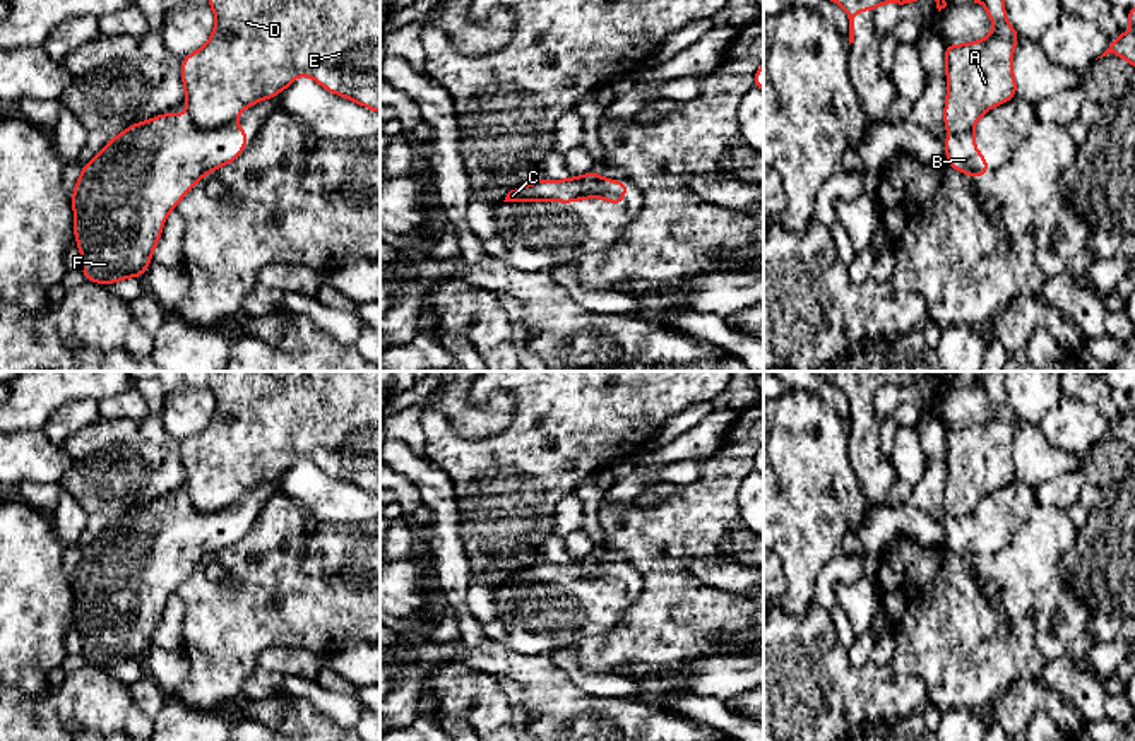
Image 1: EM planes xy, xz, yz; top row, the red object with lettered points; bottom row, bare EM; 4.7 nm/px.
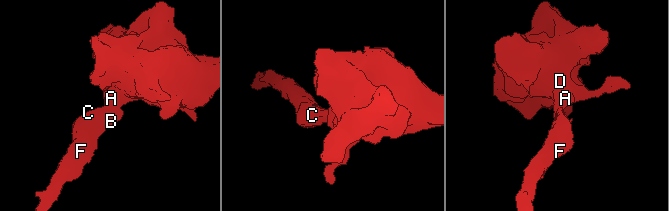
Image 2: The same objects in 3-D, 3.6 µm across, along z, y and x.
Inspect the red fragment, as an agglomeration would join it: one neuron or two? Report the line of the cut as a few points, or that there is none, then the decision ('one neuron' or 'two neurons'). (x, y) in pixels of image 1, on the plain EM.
xy (233, 502), (209, 512), (201, 512), (190, 503) | two neurons

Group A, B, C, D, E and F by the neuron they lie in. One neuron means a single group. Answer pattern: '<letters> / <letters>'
A D E / B C F

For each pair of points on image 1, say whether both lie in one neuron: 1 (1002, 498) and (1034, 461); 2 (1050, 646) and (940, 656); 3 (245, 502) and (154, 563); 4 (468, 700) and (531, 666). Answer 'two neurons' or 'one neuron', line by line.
1: two neurons
2: two neurons
3: one neuron
4: two neurons

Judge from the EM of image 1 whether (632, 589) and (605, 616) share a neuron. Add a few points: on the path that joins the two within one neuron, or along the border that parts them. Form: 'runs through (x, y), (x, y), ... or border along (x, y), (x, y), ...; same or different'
runs through (625, 596), (612, 610); same

